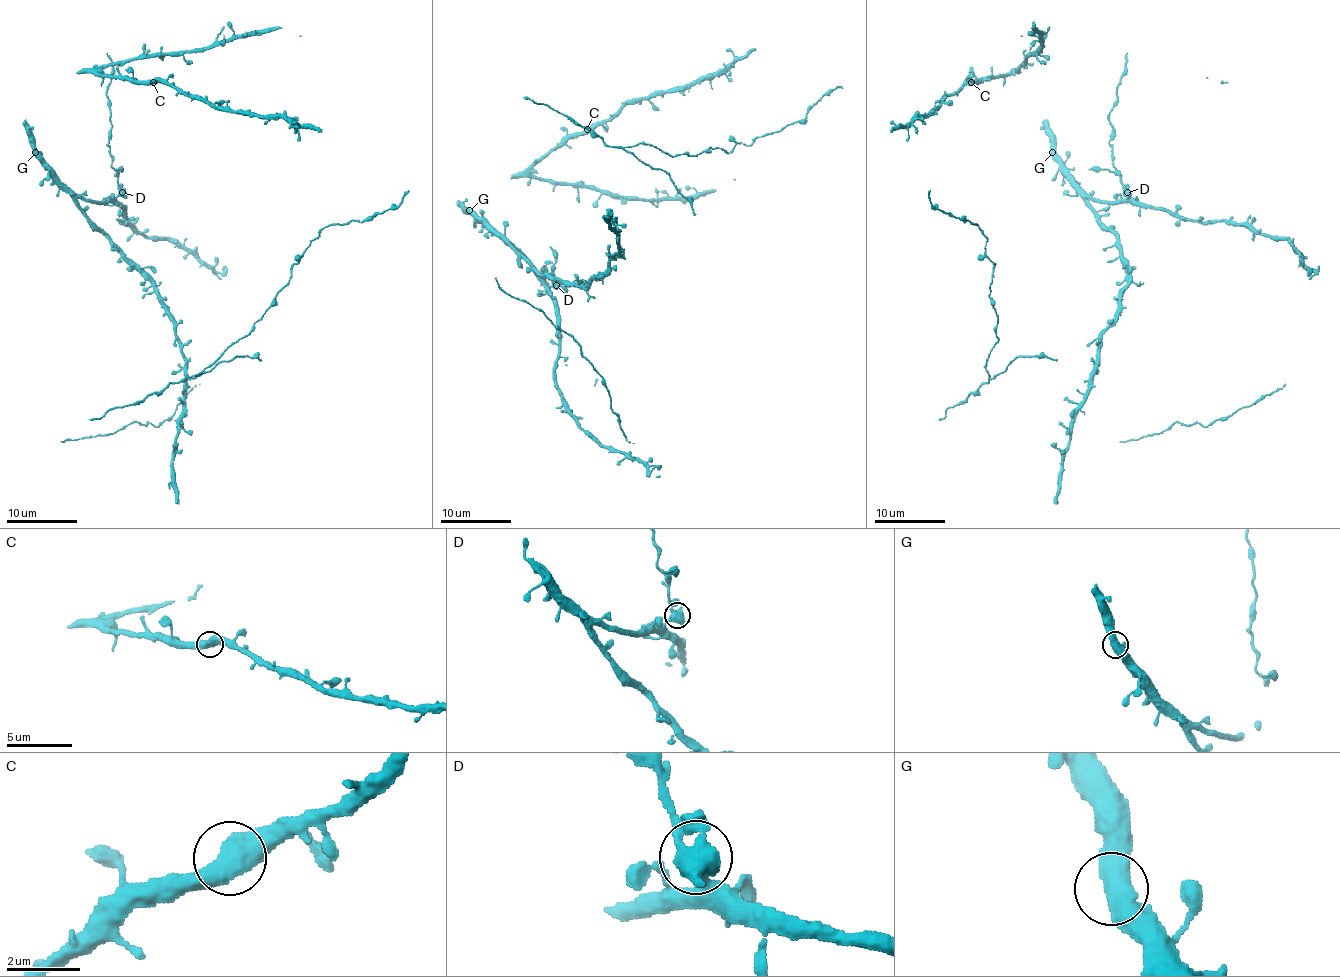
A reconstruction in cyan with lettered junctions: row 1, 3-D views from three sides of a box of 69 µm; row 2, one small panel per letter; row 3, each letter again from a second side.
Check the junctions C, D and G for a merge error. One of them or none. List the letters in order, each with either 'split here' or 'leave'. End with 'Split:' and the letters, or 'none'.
C: leave
D: split here
G: leave
Split: D

